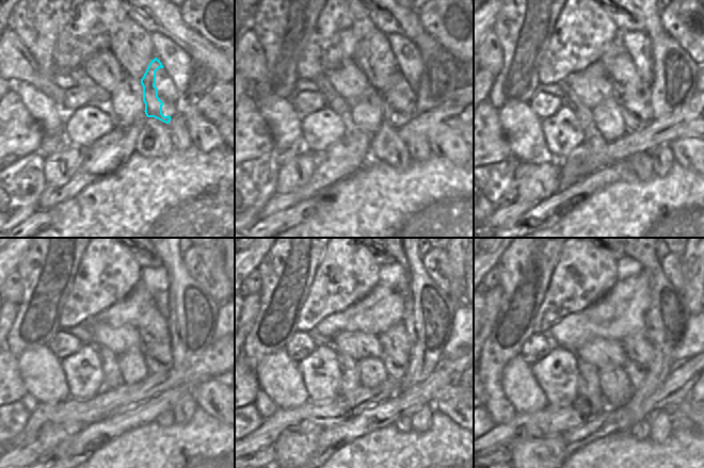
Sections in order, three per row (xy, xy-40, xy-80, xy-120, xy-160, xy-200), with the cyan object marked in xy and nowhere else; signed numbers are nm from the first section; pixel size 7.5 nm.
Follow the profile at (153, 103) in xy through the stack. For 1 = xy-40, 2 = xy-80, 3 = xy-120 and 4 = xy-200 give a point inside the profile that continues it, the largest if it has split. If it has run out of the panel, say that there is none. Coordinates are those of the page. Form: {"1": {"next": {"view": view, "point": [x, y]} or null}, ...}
{"1": {"next": {"view": "xy-40", "point": [392, 103]}}, "2": {"next": {"view": "xy-80", "point": [630, 112]}}, "3": {"next": {"view": "xy-120", "point": [154, 348]}}, "4": {"next": {"view": "xy-200", "point": [635, 345]}}}

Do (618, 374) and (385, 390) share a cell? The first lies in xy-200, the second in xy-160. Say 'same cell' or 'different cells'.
different cells

